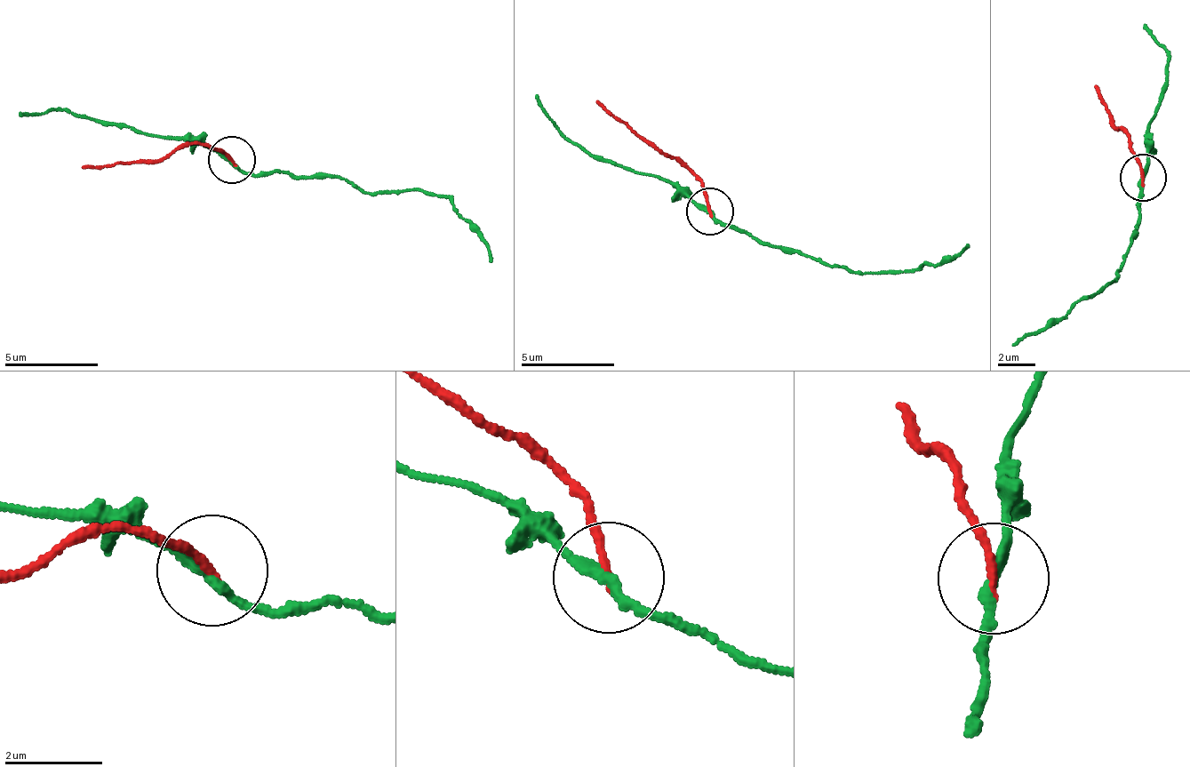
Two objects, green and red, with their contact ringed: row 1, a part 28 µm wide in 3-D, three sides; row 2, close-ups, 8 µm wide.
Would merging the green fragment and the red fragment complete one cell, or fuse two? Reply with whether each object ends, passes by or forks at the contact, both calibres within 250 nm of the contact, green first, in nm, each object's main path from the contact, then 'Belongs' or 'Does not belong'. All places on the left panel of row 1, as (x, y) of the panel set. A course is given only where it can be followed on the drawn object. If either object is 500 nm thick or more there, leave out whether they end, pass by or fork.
At the ring green passes by. At the ring red ends. Thickness 200 nm (green) against 160 nm. Course of green: (230, 158), (245, 171), (344, 178), (366, 194), (435, 191), (472, 223), (492, 260). Course of red: (230, 158), (206, 144), (155, 161), (80, 166). Does not belong

